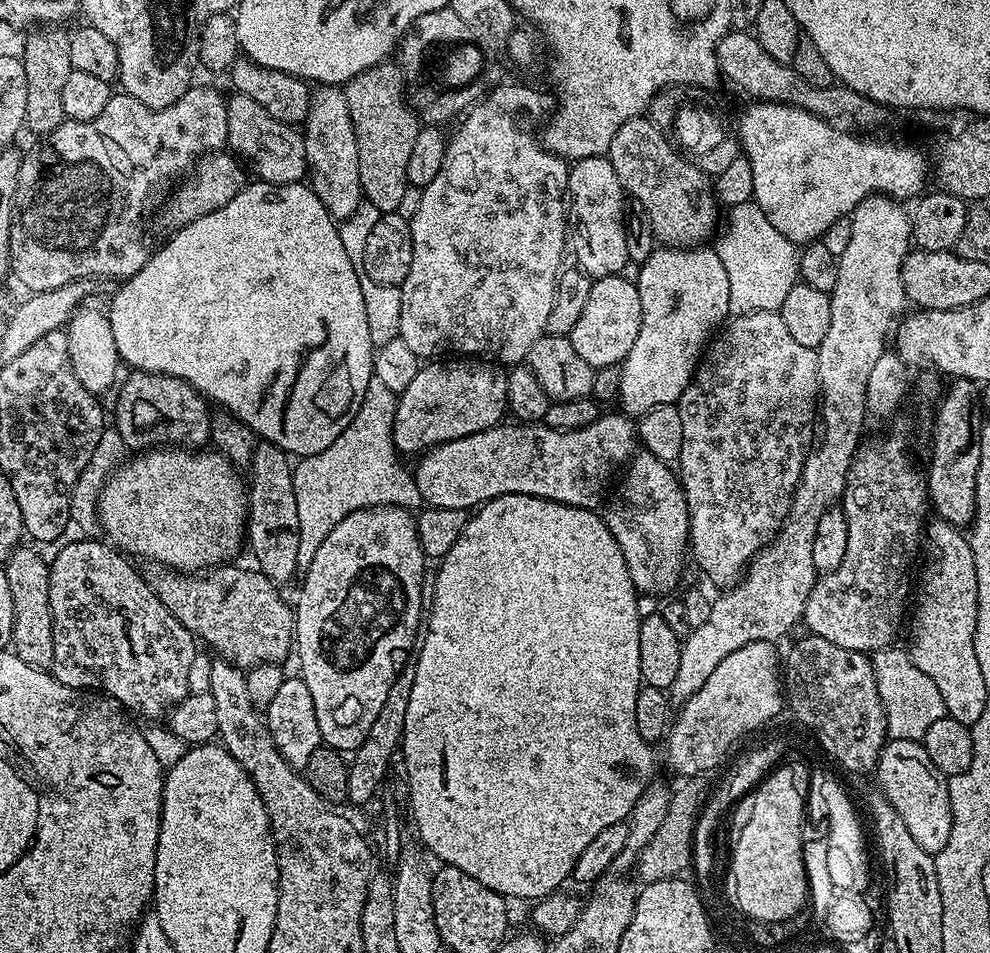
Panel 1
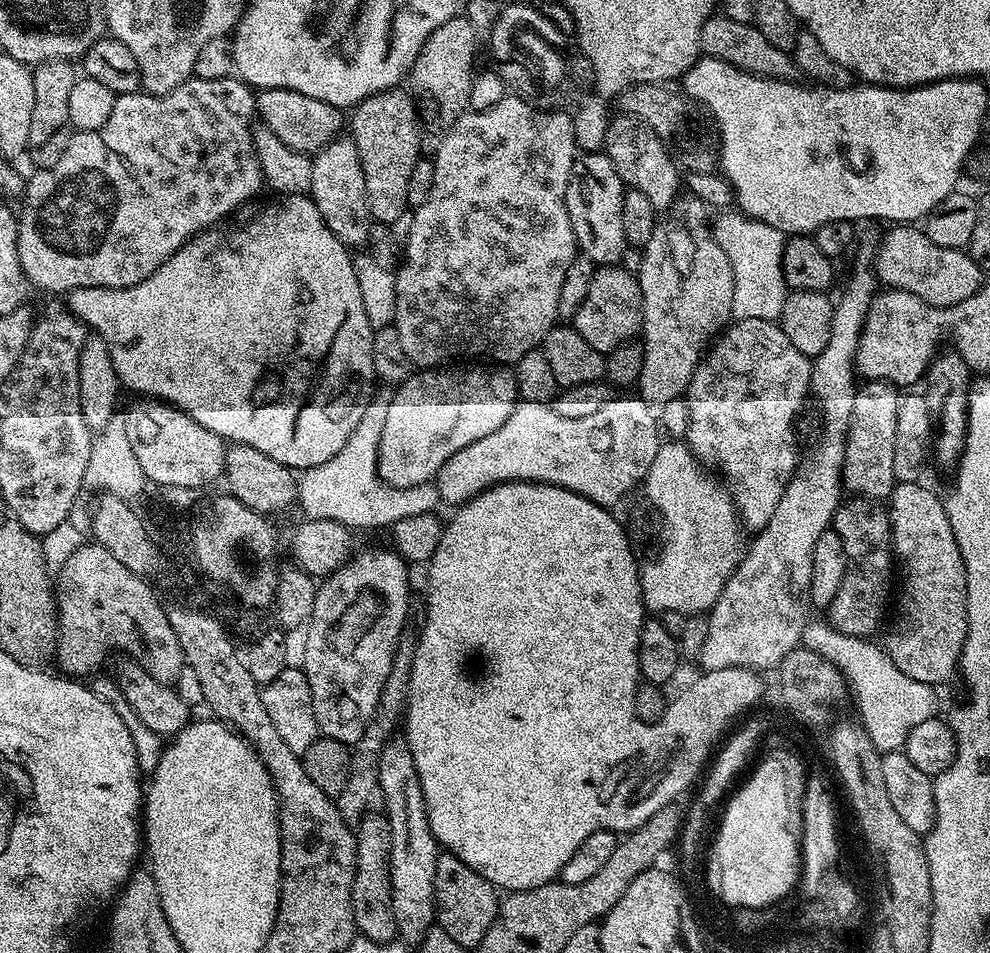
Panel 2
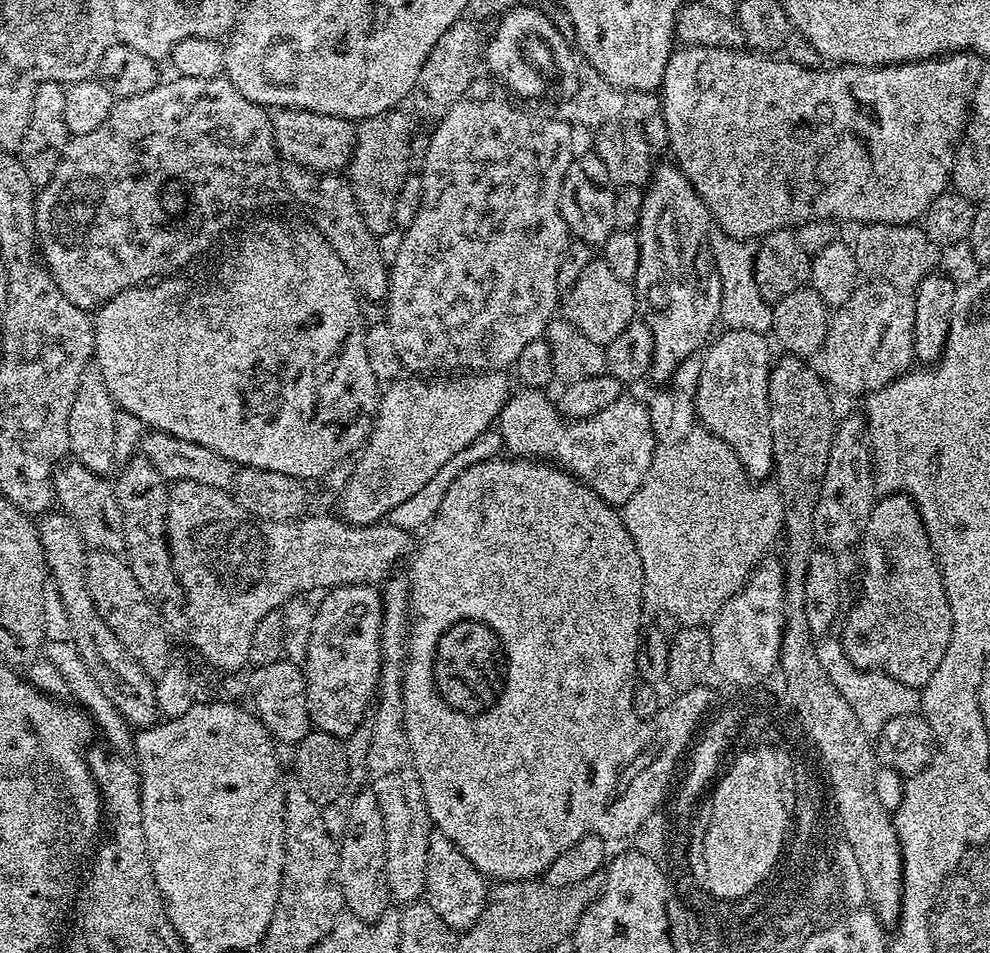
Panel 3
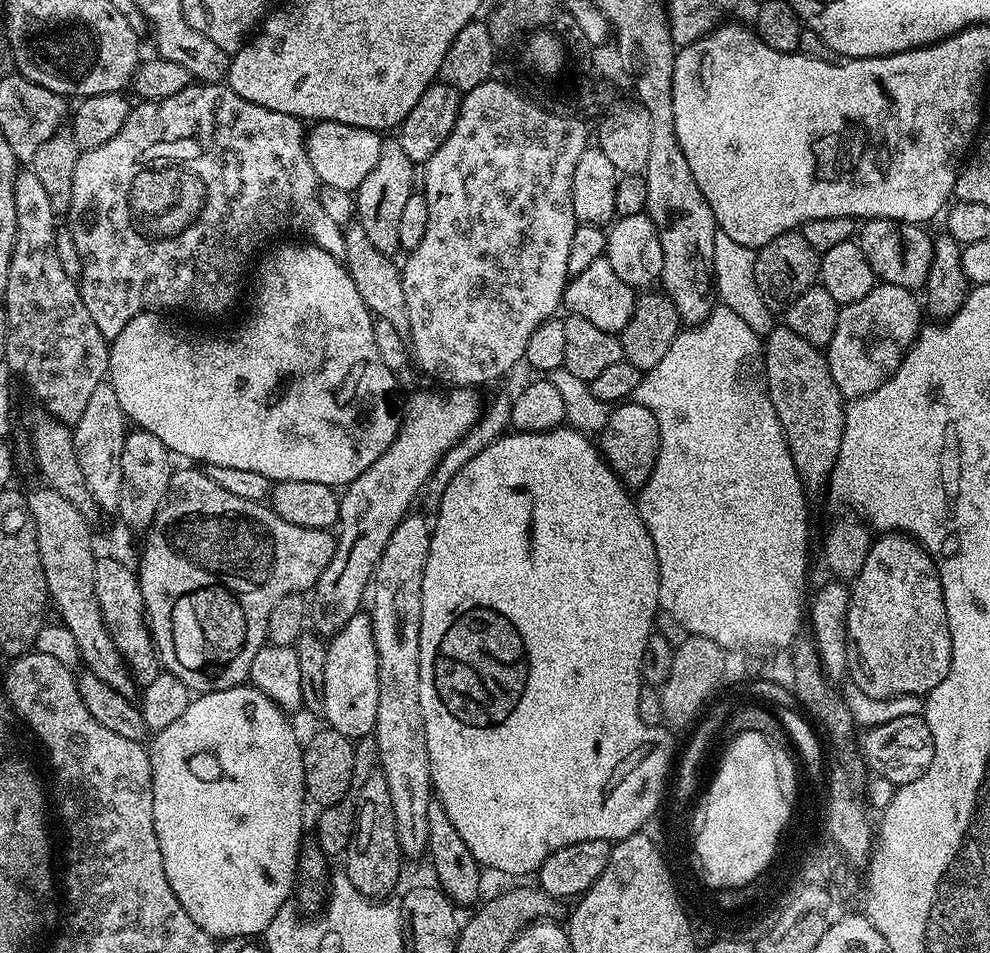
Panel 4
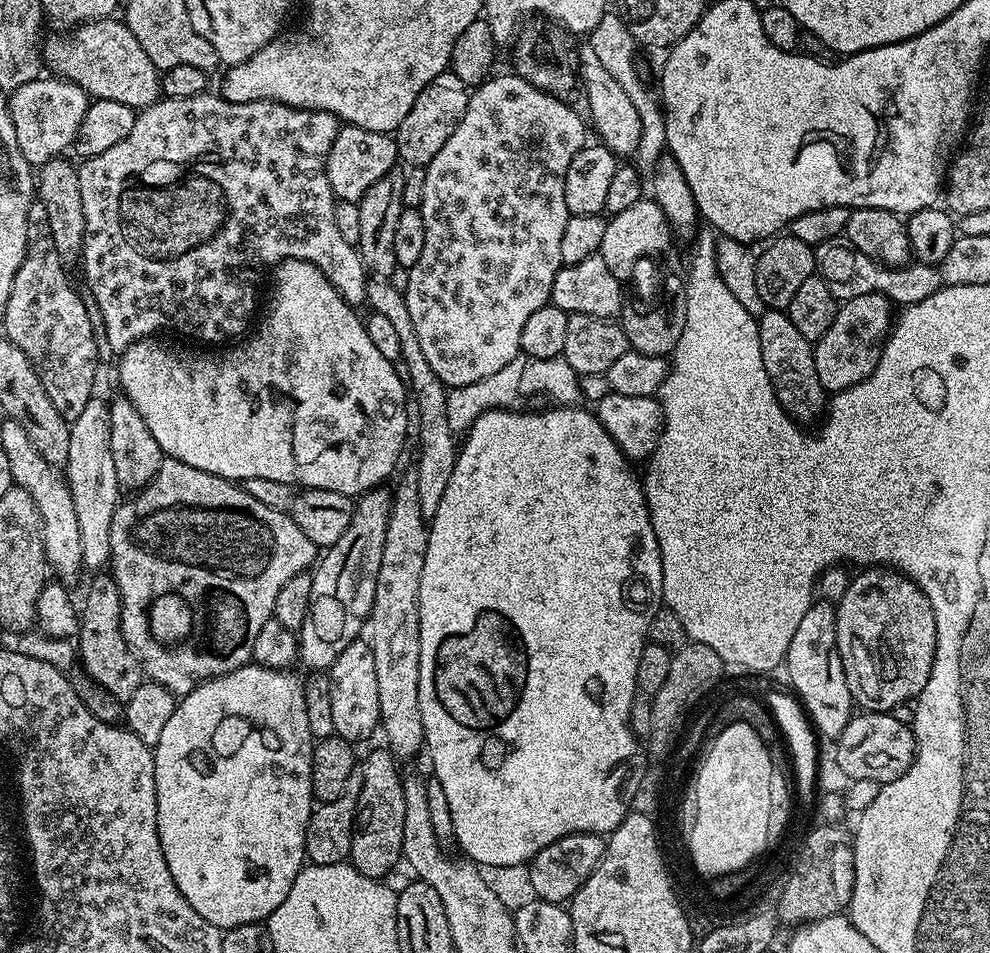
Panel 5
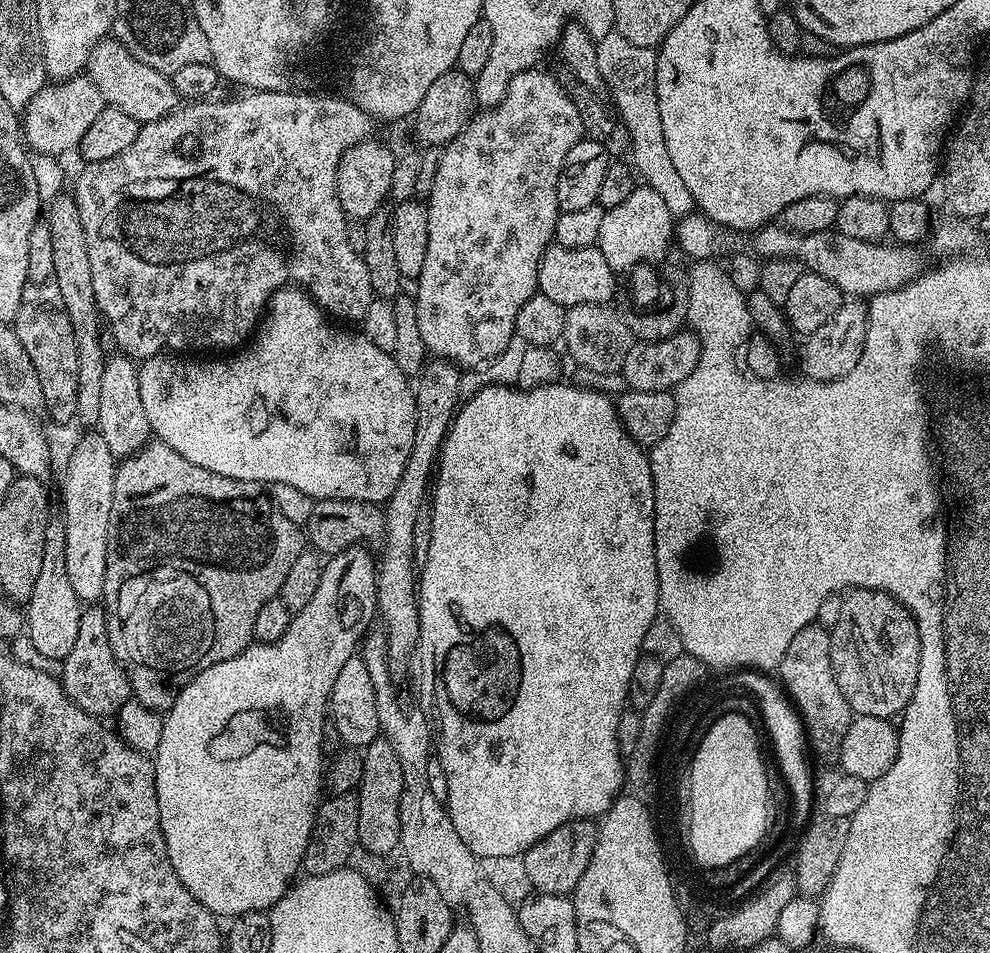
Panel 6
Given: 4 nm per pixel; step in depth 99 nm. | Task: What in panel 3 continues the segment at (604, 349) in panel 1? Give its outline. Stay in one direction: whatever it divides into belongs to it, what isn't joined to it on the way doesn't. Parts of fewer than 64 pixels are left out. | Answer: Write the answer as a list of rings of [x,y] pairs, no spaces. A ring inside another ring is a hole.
[[[593,258],[582,272],[578,282],[566,292],[566,304],[568,300],[568,312],[566,319],[574,326],[578,326],[586,338],[594,338],[594,342],[607,345],[626,326],[637,319],[636,300],[638,304],[638,292],[629,281],[618,278],[614,270],[602,258]]]

